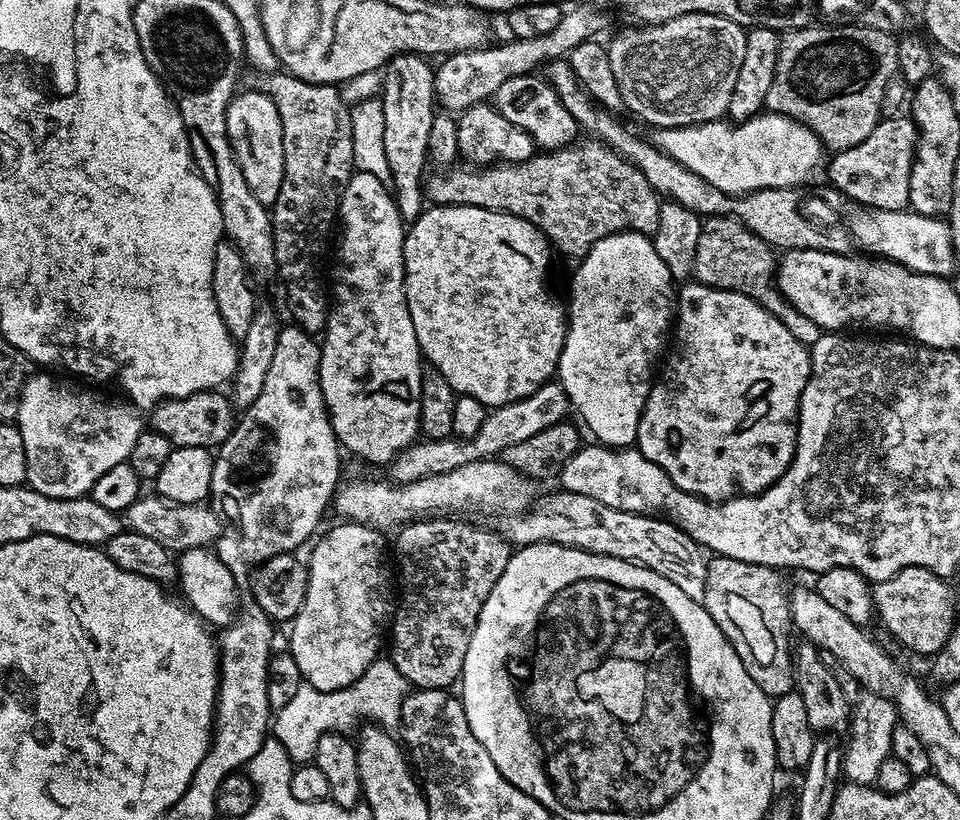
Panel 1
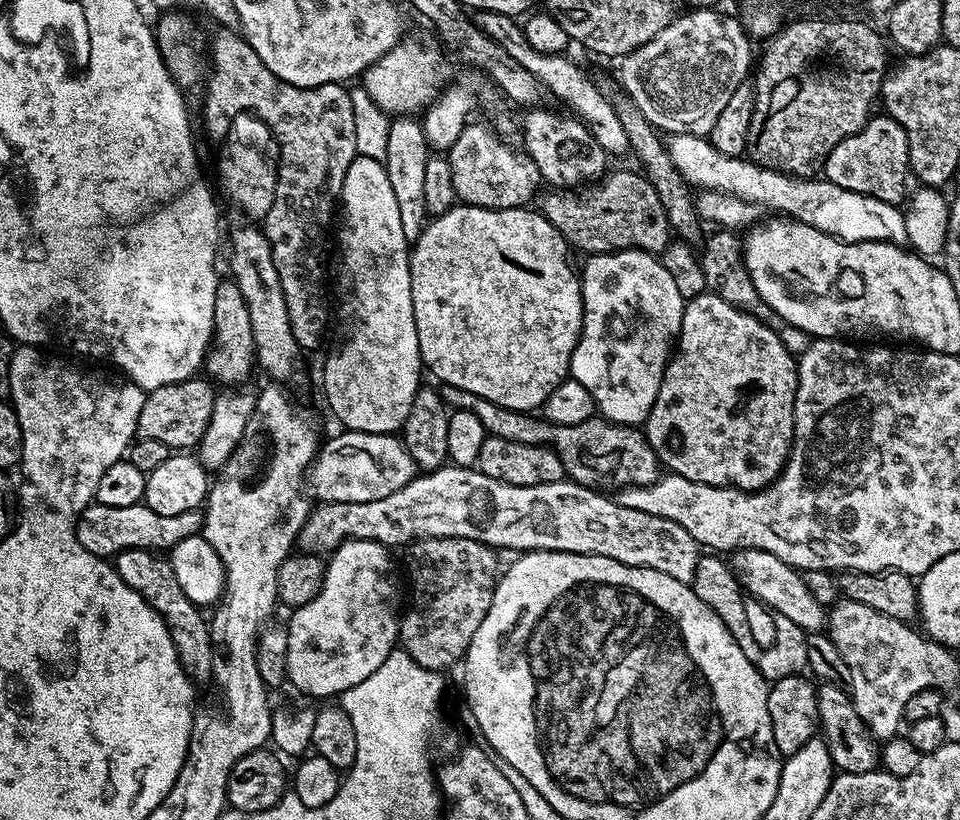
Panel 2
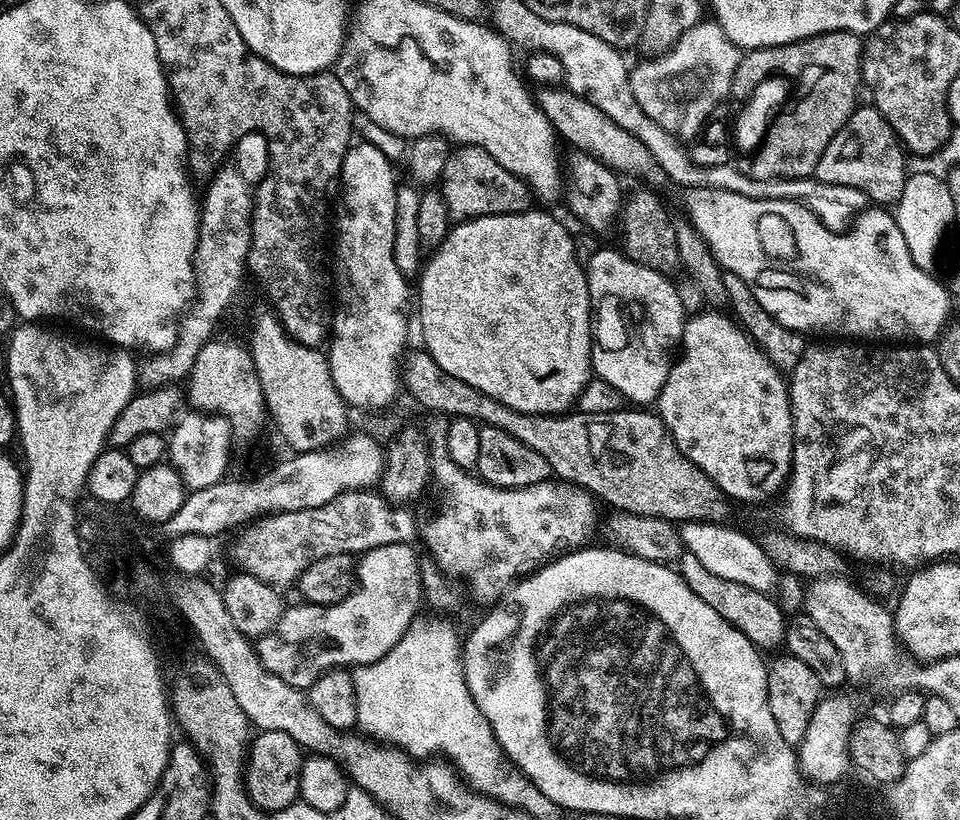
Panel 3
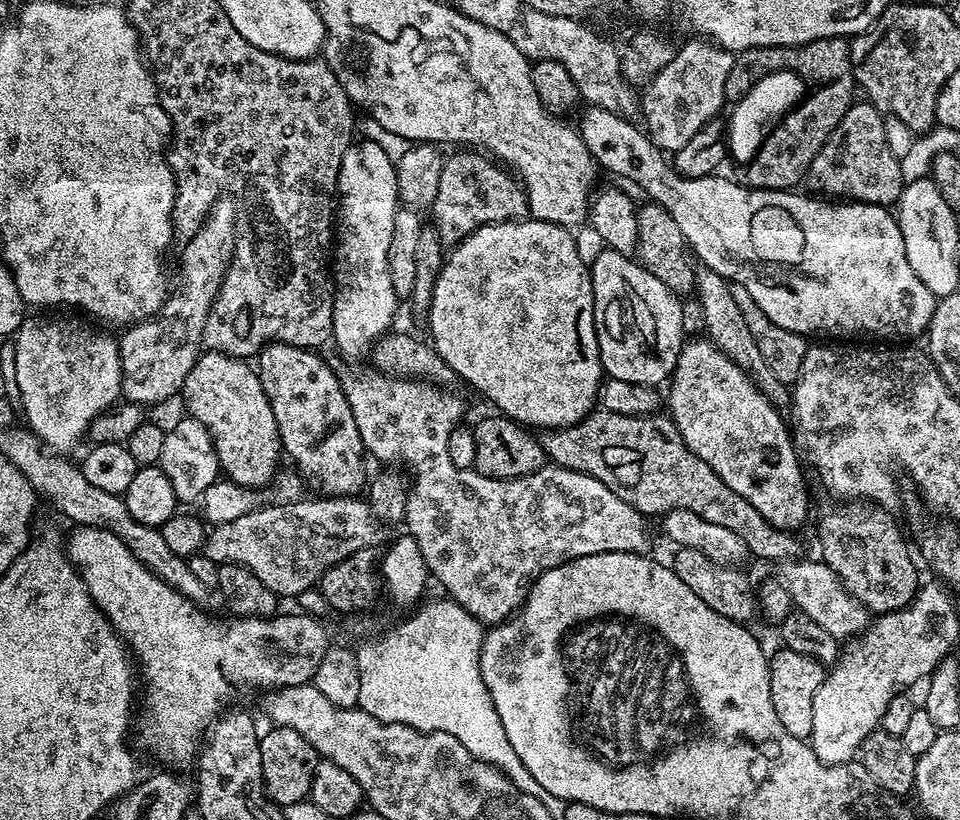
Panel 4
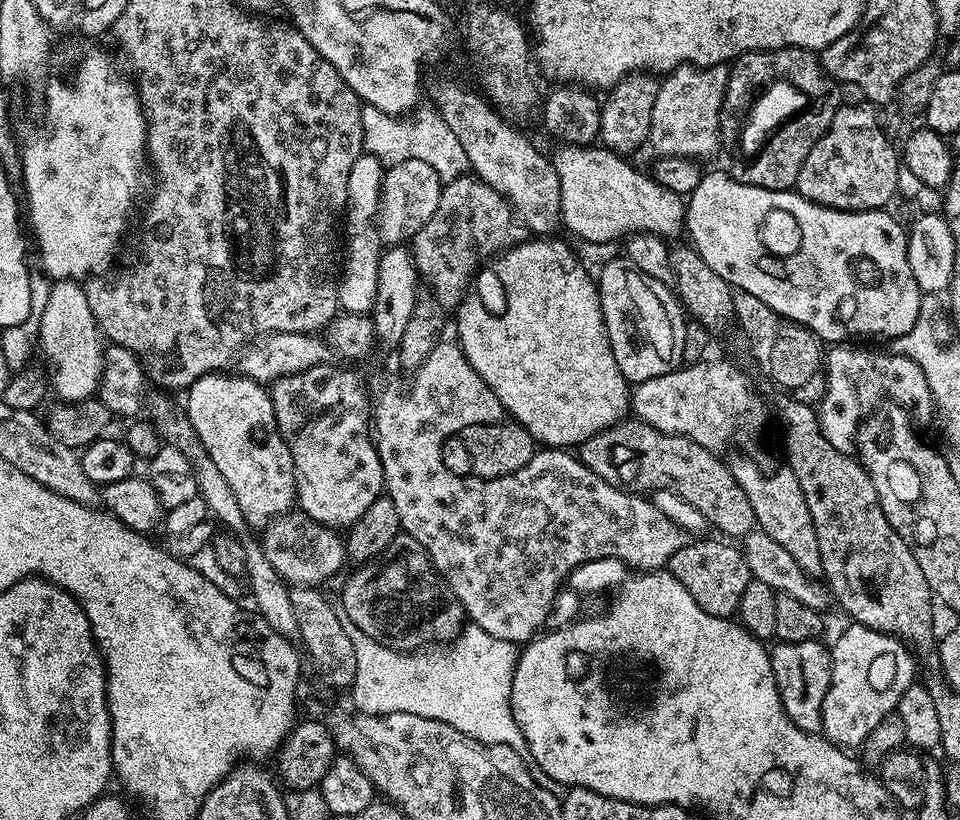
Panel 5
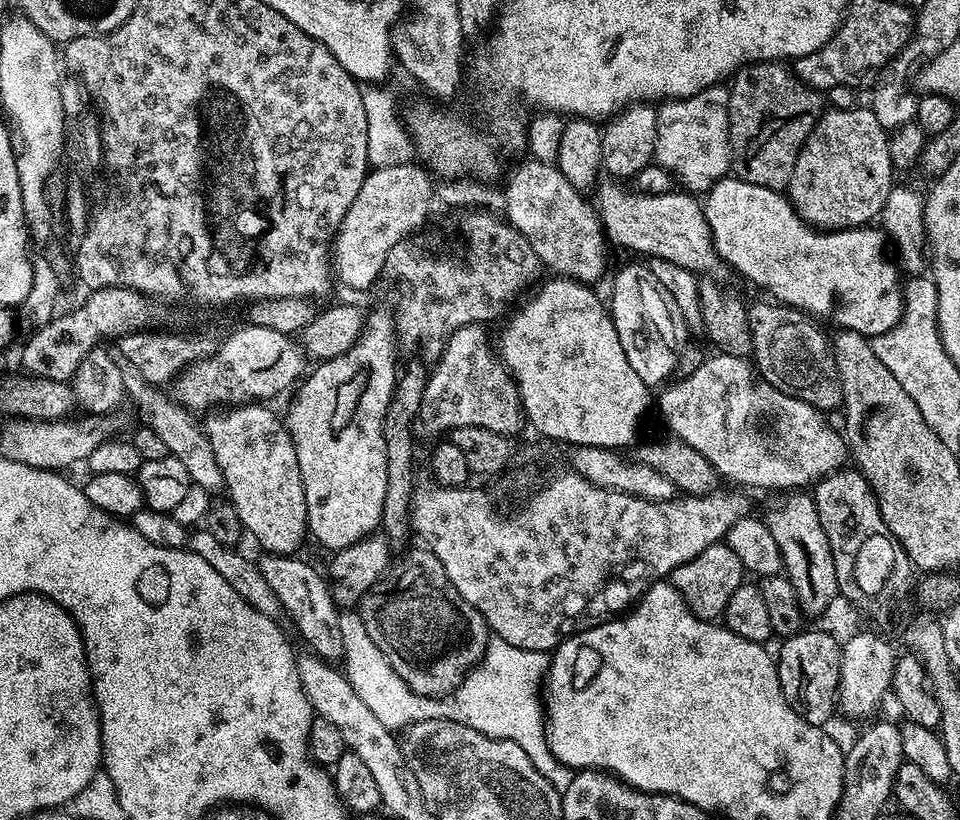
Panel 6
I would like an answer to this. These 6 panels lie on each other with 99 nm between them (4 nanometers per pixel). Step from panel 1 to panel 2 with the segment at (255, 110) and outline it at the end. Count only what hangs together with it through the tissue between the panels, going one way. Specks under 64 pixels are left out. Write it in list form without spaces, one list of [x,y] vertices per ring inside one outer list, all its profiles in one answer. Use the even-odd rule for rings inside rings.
[[[241,114],[232,120],[232,124],[225,134],[220,148],[220,184],[224,187],[224,192],[241,208],[244,212],[256,216],[252,218],[263,218],[274,206],[274,190],[276,189],[276,170],[278,167],[278,149],[276,142],[272,138],[272,132],[254,115]]]

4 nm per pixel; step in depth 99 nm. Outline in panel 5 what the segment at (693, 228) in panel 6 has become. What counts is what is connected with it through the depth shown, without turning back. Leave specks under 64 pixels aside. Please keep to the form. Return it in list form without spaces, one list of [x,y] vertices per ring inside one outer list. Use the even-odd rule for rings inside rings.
[[[569,144],[557,147],[556,157],[551,157],[551,164],[556,168],[558,186],[560,187],[560,218],[563,227],[569,228],[576,236],[589,240],[592,244],[604,244],[607,240],[627,238],[638,232],[649,232],[655,236],[673,238],[685,231],[684,213],[685,197],[658,186],[647,171],[639,172],[627,164],[623,155],[617,154],[603,146],[581,146]]]

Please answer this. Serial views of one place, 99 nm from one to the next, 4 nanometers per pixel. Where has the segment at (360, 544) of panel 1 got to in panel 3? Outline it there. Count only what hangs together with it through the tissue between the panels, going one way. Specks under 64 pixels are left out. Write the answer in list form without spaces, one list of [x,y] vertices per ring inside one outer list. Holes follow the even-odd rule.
[[[411,543],[378,546],[363,553],[354,564],[354,580],[358,585],[336,604],[297,603],[297,608],[285,607],[282,618],[273,632],[258,642],[260,661],[268,672],[273,672],[282,682],[307,690],[320,676],[333,670],[348,670],[361,664],[378,662],[400,641],[402,634],[417,619],[416,611],[422,608],[420,586],[421,557]]]

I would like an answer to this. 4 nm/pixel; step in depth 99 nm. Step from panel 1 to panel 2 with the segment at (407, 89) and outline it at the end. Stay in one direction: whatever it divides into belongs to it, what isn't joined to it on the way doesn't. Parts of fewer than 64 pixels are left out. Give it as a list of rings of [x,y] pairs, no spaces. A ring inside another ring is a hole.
[[[400,114],[391,121],[388,130],[386,158],[383,162],[386,178],[390,178],[390,187],[394,189],[394,198],[398,198],[398,214],[402,217],[402,234],[409,242],[414,242],[429,219],[424,194],[424,176],[430,149],[426,142],[423,123],[408,114]]]

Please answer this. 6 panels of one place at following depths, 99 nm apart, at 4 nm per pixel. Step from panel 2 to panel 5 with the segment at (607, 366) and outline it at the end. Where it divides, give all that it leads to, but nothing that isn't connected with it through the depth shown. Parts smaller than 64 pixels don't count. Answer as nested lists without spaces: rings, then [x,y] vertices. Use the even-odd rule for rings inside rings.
[[[627,259],[612,260],[598,272],[600,289],[600,309],[606,326],[606,334],[610,346],[614,350],[614,358],[618,362],[618,370],[629,382],[639,382],[658,378],[667,372],[675,372],[681,367],[684,358],[684,326],[686,313],[673,289],[663,280],[650,278],[642,270],[638,270]]]

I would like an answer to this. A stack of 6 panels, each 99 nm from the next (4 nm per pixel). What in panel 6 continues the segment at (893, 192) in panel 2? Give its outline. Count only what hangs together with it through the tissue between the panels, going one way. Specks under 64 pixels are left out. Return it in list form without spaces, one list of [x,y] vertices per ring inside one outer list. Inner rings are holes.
[[[871,107],[825,111],[814,126],[810,138],[806,138],[798,154],[798,162],[794,162],[794,174],[786,189],[786,195],[792,201],[796,213],[813,228],[821,230],[871,225],[879,217],[880,211],[886,205],[887,195],[894,187],[894,169],[890,162],[888,137],[889,133],[880,125]]]

